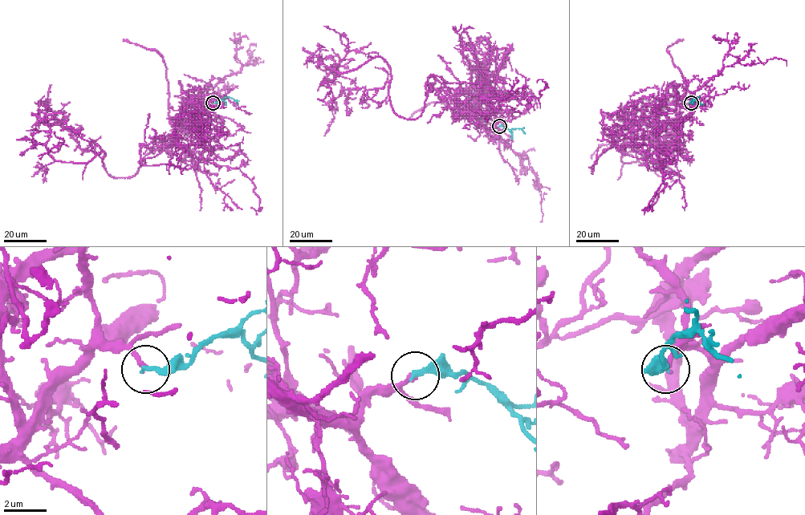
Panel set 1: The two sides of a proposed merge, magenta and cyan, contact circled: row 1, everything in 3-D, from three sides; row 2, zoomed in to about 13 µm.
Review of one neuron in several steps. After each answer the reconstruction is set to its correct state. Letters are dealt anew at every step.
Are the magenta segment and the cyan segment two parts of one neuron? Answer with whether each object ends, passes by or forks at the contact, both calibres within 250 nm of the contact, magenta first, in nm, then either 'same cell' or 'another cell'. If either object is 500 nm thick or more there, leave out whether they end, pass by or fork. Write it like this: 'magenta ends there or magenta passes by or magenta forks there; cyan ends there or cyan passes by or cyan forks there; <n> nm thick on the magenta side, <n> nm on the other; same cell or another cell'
magenta ends there; cyan ends there; 220 nm thick on the magenta side, 280 nm on the other; same cell

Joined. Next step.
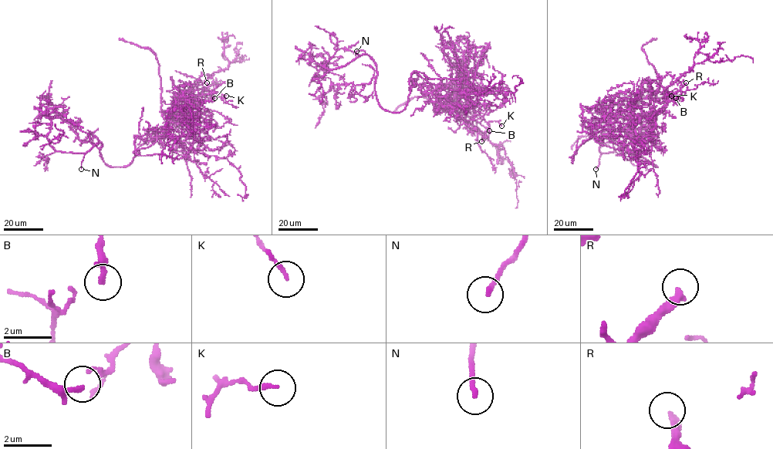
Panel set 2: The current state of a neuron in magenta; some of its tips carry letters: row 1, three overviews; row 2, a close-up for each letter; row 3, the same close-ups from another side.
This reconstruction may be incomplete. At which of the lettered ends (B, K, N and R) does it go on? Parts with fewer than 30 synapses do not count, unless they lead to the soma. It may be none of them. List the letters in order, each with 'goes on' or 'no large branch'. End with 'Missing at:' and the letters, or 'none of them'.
B: no large branch
K: no large branch
N: goes on
R: goes on
Missing at: N, R

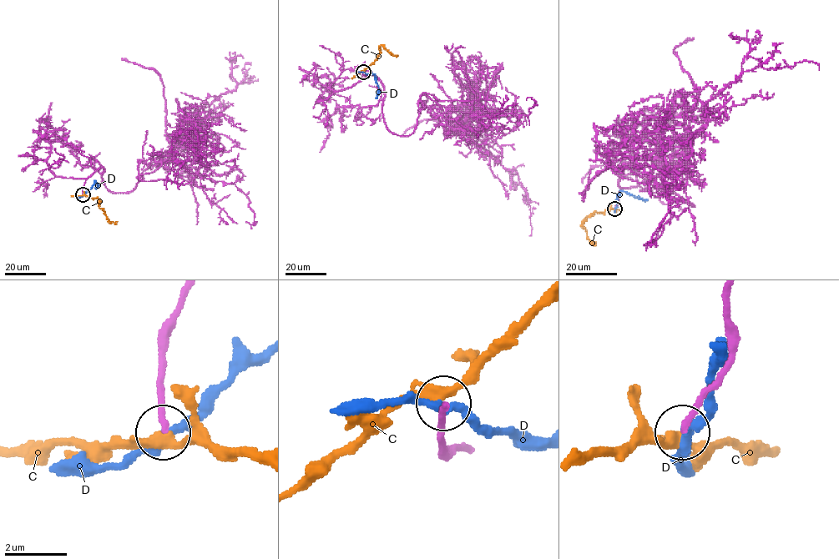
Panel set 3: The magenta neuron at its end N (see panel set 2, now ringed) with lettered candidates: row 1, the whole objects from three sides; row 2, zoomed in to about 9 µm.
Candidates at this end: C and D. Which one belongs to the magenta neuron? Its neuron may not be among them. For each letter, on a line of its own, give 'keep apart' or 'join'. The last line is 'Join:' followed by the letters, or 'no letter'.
C: keep apart
D: keep apart
Join: no letter

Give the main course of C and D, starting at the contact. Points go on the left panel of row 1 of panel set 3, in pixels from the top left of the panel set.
C: (82, 194), (97, 198), (99, 207), (106, 218), (117, 224)
D: (83, 194), (95, 181), (98, 184), (95, 188)

